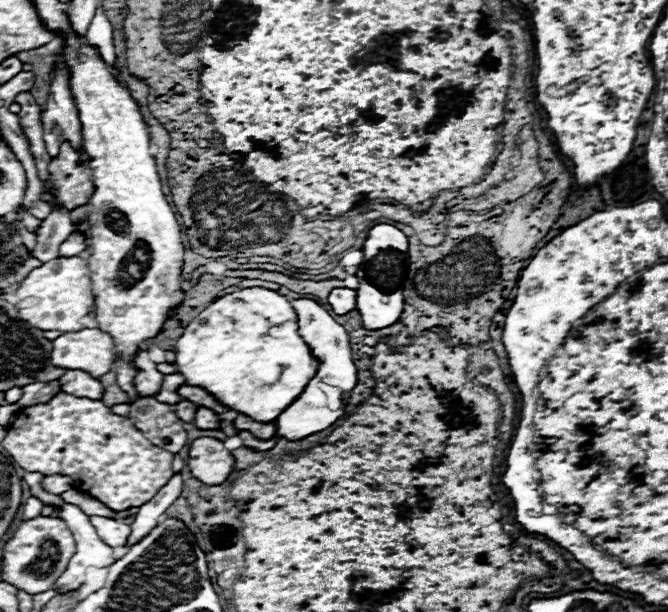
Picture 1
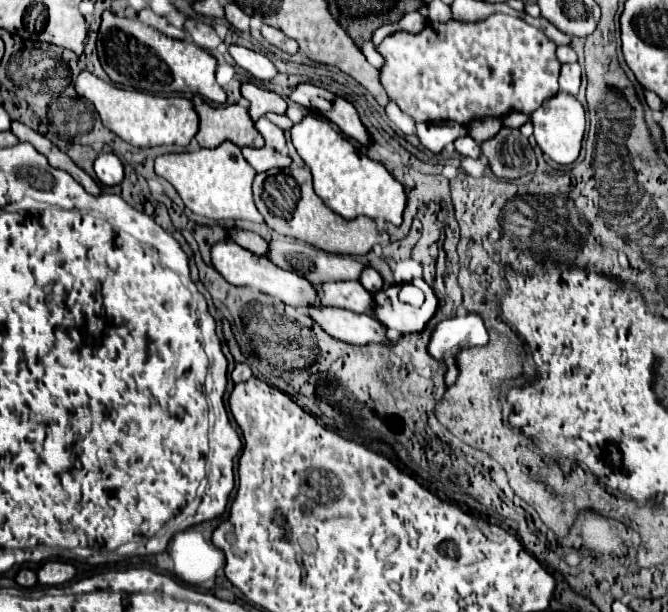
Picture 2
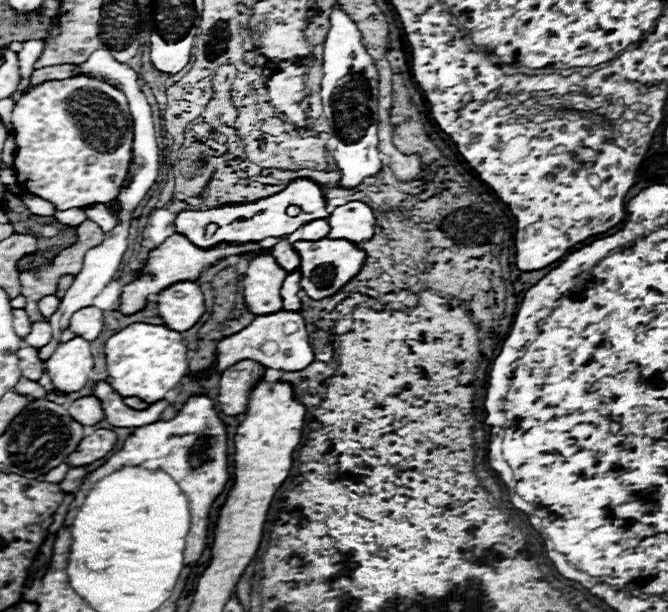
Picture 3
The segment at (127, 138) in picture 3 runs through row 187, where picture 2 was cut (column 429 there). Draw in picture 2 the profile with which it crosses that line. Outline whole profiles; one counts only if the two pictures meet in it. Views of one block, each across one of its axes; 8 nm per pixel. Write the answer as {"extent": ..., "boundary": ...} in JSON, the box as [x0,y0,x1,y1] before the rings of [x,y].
{"extent":[376,14,560,126],"boundary":[[[492,14],[480,22],[448,20],[442,24],[428,20],[422,32],[396,32],[384,38],[376,50],[384,58],[380,84],[384,86],[388,100],[396,102],[398,108],[414,122],[452,120],[468,126],[474,120],[504,118],[510,112],[532,116],[534,108],[558,92],[560,62],[556,58],[556,44],[546,38],[542,30],[506,14]]]}

